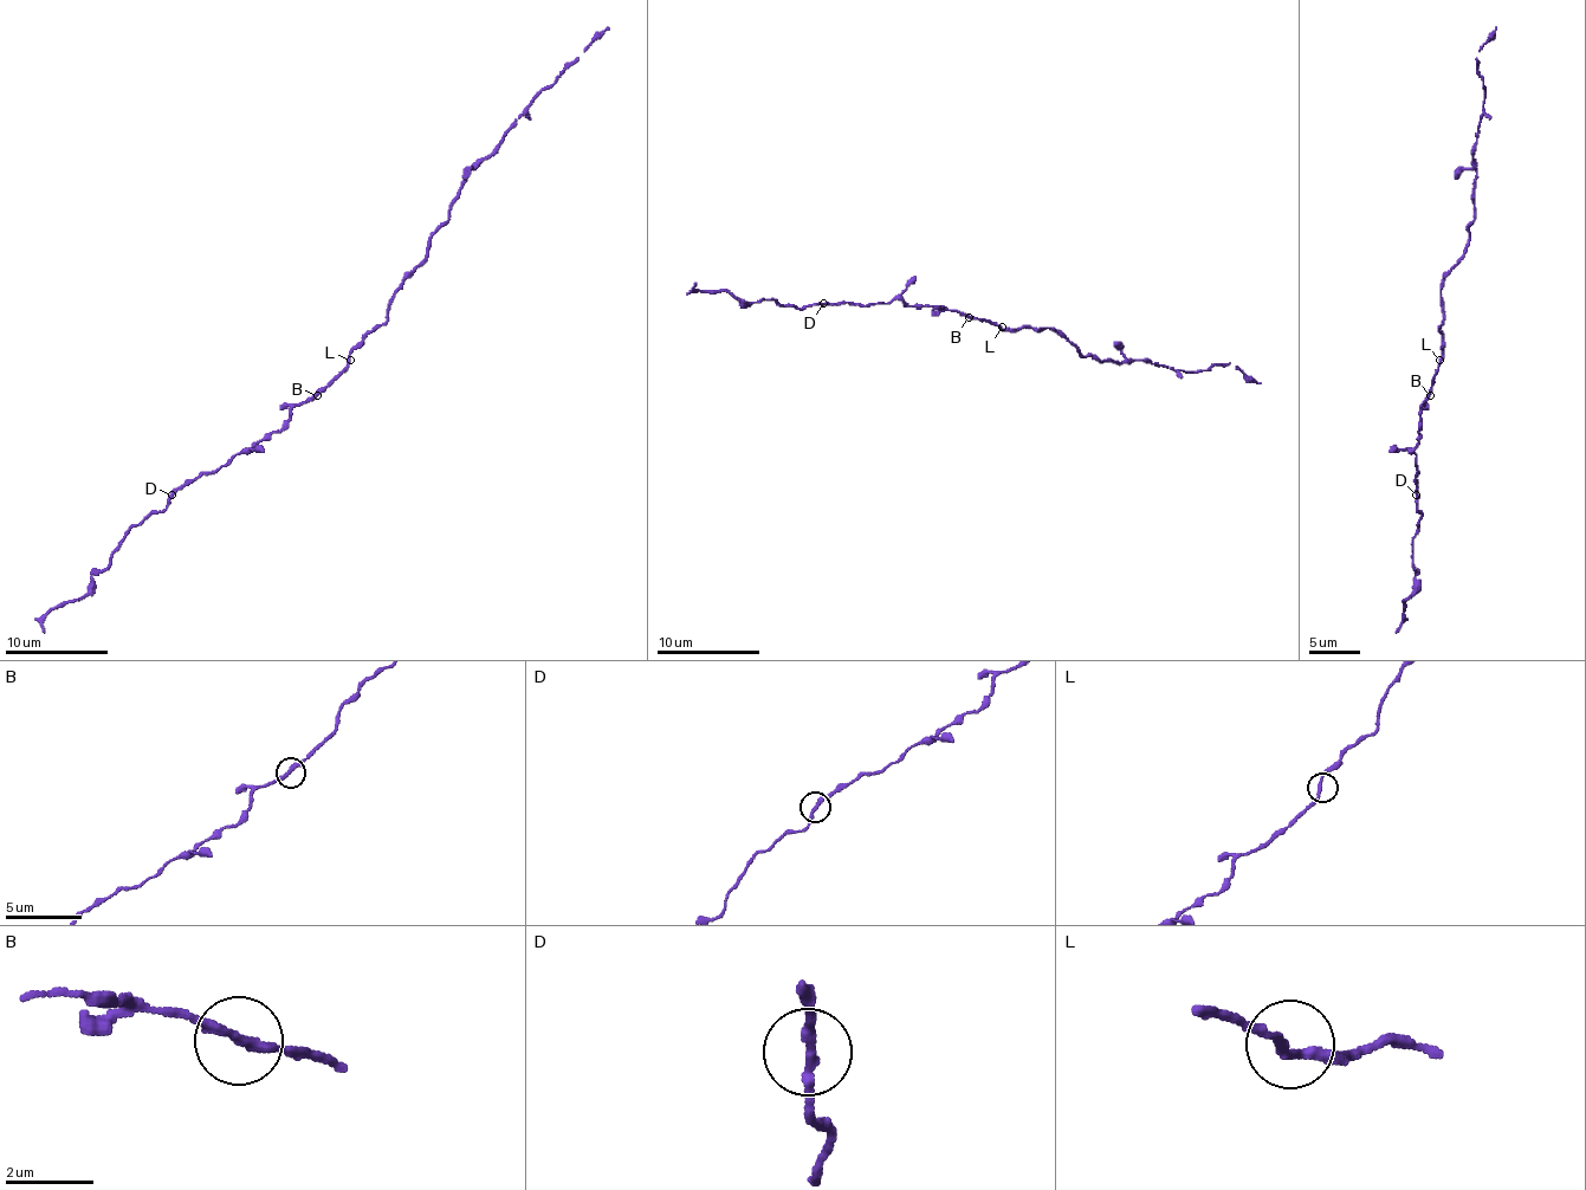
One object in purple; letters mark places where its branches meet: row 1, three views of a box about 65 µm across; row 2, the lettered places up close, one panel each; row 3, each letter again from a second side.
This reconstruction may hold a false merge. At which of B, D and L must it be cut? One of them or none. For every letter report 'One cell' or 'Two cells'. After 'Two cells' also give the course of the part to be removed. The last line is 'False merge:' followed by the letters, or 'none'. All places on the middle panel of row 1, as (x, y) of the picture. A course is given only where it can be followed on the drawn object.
B: One cell
D: Two cells. Course of the part to remove: (822, 304), (783, 306), (776, 298), (740, 302), (727, 291), (697, 291), (697, 283)
L: One cell
False merge: D

